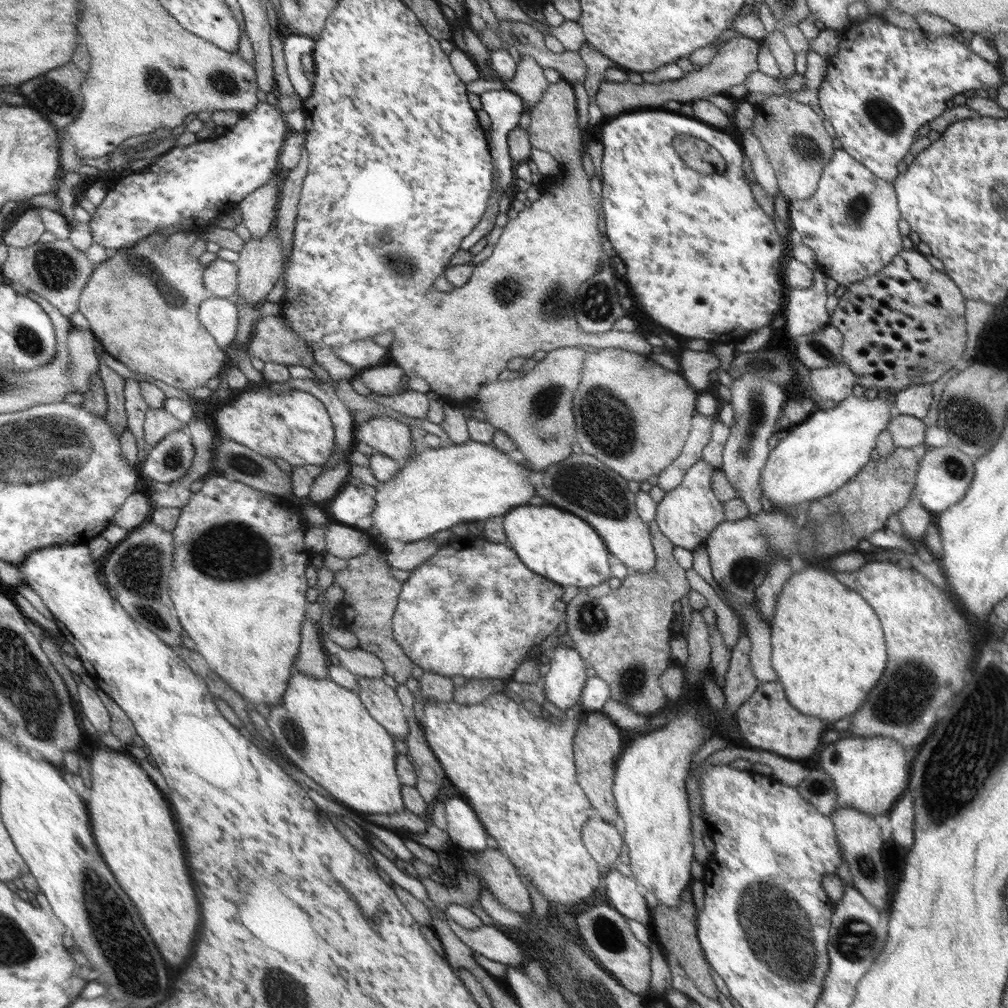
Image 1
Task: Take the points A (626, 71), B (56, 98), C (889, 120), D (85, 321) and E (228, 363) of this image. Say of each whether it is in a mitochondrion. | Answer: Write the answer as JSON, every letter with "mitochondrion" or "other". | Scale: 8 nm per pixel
{"A":"other","B":"mitochondrion","C":"mitochondrion","D":"other","E":"other"}

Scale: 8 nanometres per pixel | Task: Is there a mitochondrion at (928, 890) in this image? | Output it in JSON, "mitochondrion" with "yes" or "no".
{"mitochondrion":"no"}

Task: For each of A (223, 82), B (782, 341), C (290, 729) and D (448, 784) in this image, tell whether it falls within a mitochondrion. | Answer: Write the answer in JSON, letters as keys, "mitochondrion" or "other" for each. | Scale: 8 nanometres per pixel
{"A":"mitochondrion","B":"other","C":"mitochondrion","D":"other"}

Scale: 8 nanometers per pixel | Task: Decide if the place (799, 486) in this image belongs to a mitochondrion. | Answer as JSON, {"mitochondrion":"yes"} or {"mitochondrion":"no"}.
{"mitochondrion":"no"}

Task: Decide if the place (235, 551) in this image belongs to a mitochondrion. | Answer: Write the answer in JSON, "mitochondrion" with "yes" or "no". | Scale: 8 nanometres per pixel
{"mitochondrion":"yes"}

